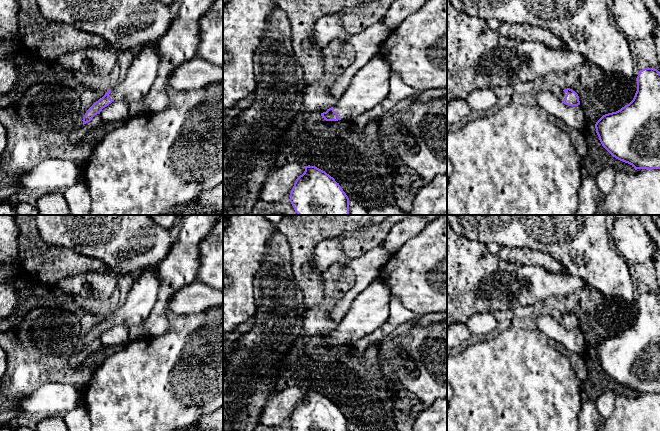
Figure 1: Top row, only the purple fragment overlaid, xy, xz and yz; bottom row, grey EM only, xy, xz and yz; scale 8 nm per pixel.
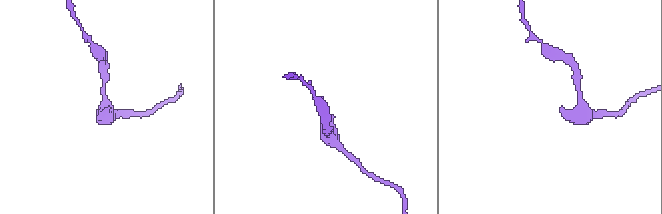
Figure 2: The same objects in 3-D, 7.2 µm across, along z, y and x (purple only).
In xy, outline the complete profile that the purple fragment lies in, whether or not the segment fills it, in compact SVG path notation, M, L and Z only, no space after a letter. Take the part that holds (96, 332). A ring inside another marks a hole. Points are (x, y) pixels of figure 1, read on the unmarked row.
M147 267L134 276L126 302L96 325L85 337L83 349L100 338L103 332L113 325L124 324L127 327L142 328L156 305L161 279L157 267Z

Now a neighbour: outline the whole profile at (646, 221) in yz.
M634 215L634 216L638 218L644 230L646 231L652 243L654 244L655 255L652 259L652 262L654 263L655 266L658 287L660 290L660 230L656 227L655 223L651 218L651 215Z

